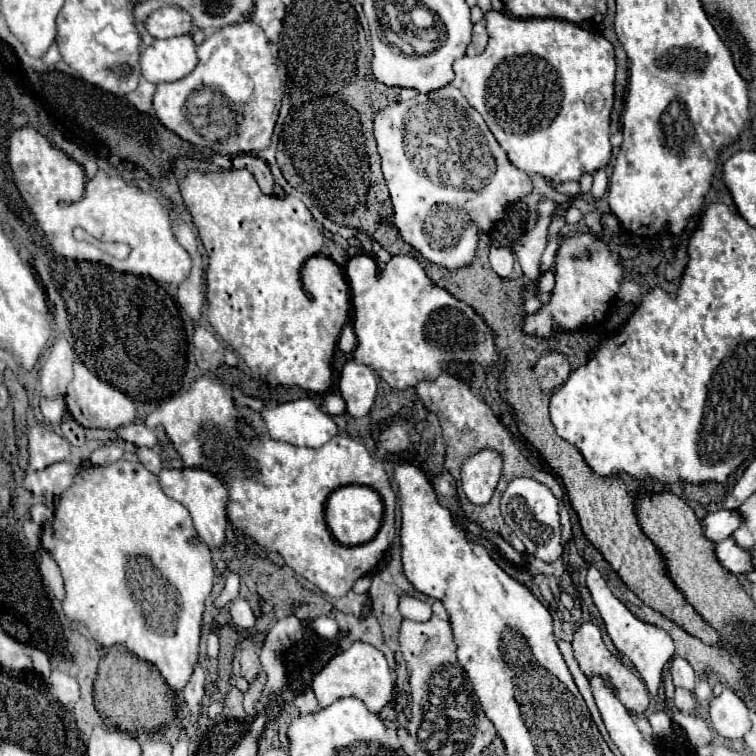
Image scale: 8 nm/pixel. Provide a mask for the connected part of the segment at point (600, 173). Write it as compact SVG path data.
M599 168L593 174L593 188L591 188L595 200L601 198L605 194L605 190L607 190L607 174L605 174L605 168Z

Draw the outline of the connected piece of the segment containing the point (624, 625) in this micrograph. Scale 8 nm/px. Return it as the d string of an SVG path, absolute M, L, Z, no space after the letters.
M589 568L589 570L587 570L587 588L589 588L591 596L593 596L595 606L599 608L599 612L601 612L601 616L603 616L603 620L605 620L607 634L609 634L609 638L613 640L615 648L631 660L631 664L635 666L635 670L639 672L639 676L645 680L647 690L649 690L649 692L653 694L653 698L659 702L659 698L657 698L657 688L659 688L659 684L661 684L663 668L665 668L665 664L671 660L673 650L675 650L671 636L669 636L663 628L639 620L621 600L617 600L617 598L613 596L613 592L609 590L607 582L603 580L603 576L599 574L597 568Z

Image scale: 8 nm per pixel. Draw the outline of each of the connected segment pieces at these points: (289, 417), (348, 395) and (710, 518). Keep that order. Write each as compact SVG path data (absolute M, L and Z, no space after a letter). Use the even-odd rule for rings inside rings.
M299 398L299 400L283 402L283 404L267 404L265 408L257 410L257 412L263 418L263 422L267 424L267 432L273 440L289 442L289 444L295 444L295 446L319 448L329 438L333 438L337 434L337 426L331 420L331 416L321 412L309 398Z
M349 360L341 370L339 392L347 404L347 412L353 418L363 418L373 408L377 396L377 378L369 366Z
M717 510L713 514L707 514L701 520L701 528L703 534L711 540L711 542L719 542L729 538L741 524L741 516L735 510Z

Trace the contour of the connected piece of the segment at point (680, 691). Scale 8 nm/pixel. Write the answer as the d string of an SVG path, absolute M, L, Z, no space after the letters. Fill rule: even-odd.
M675 688L675 698L673 698L675 706L681 710L681 712L693 712L695 710L695 698L689 690L685 688Z

